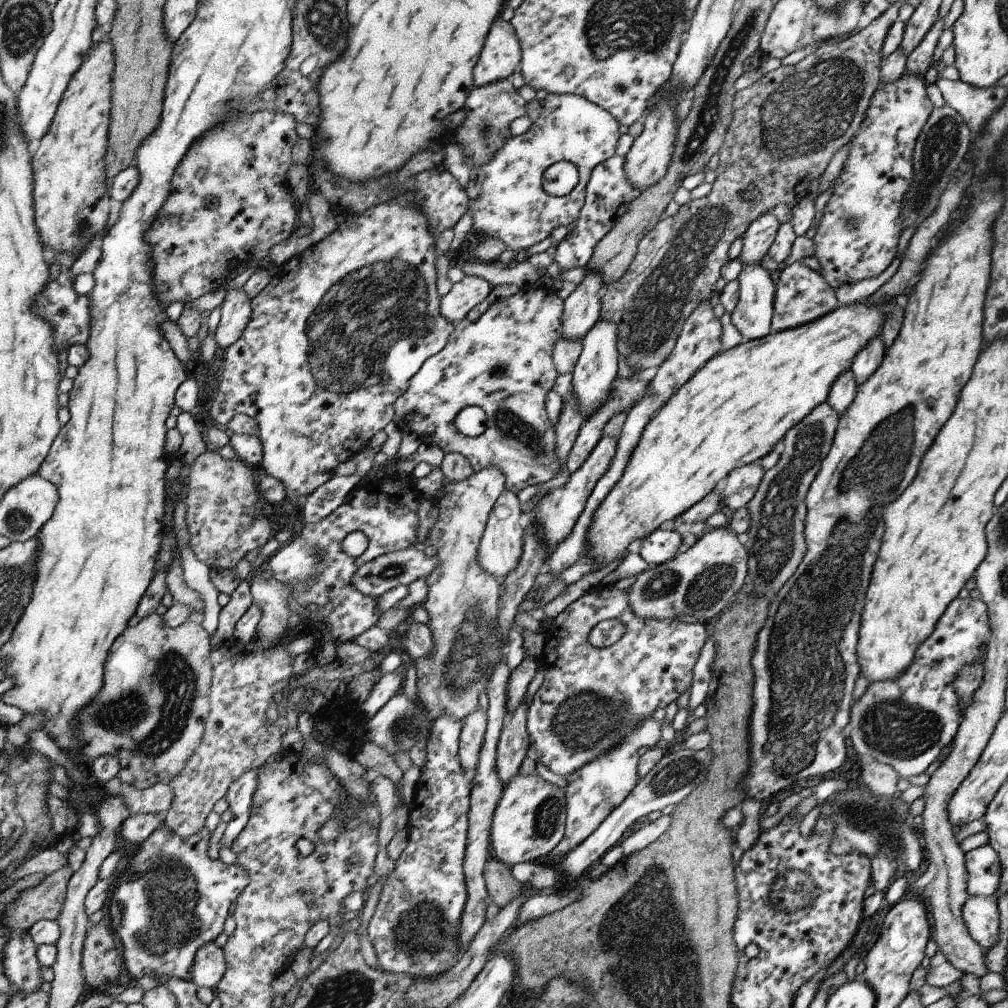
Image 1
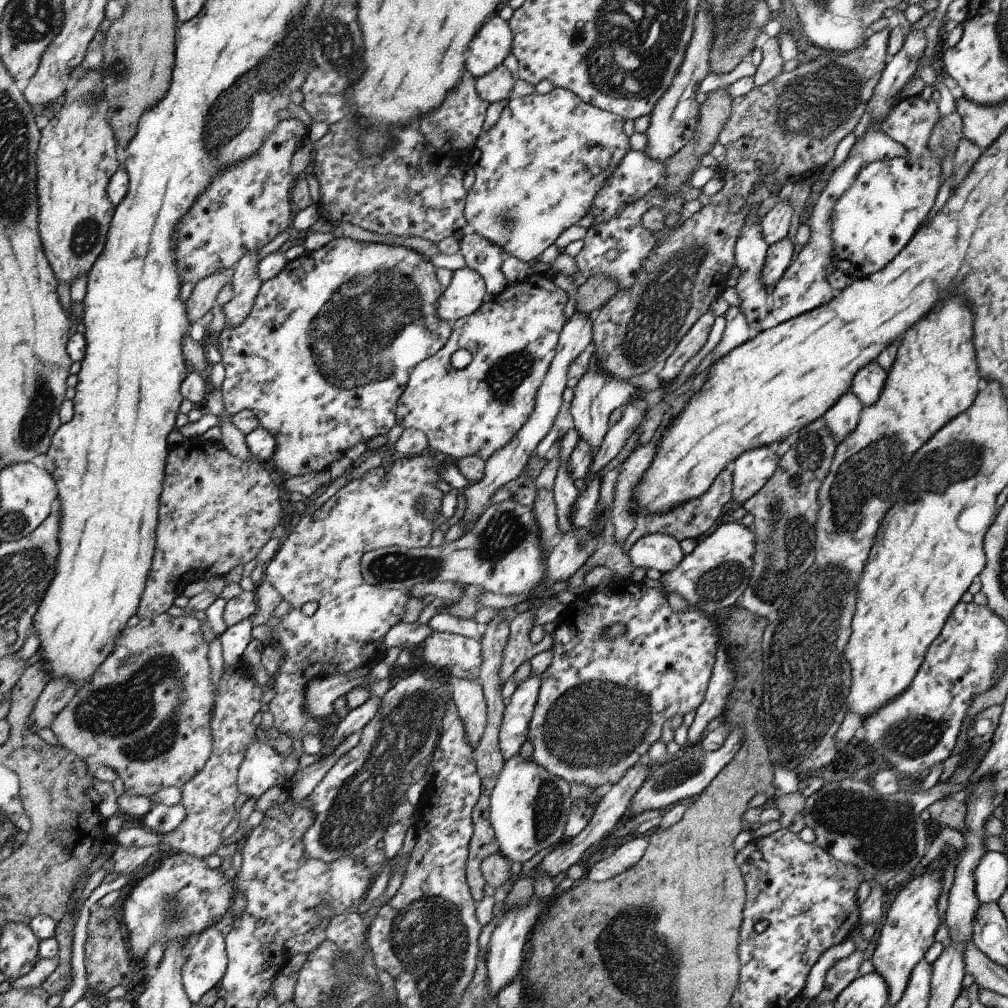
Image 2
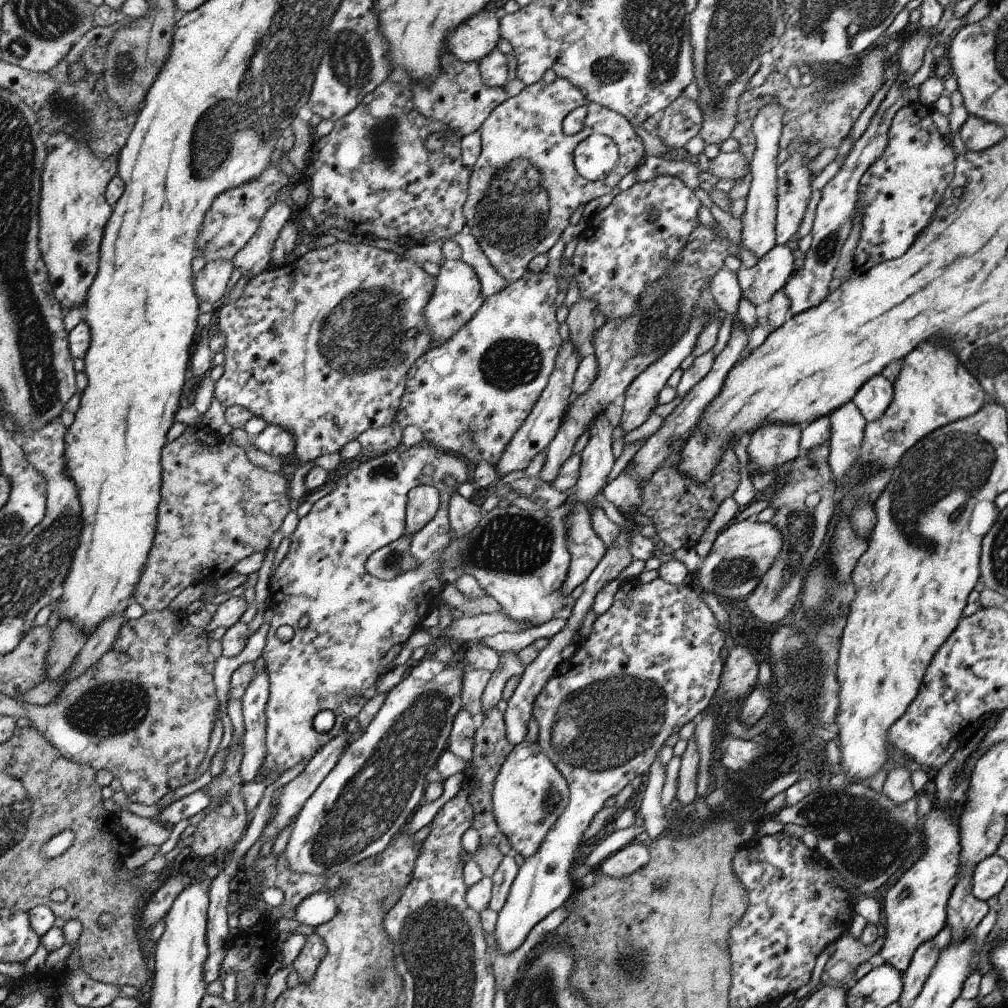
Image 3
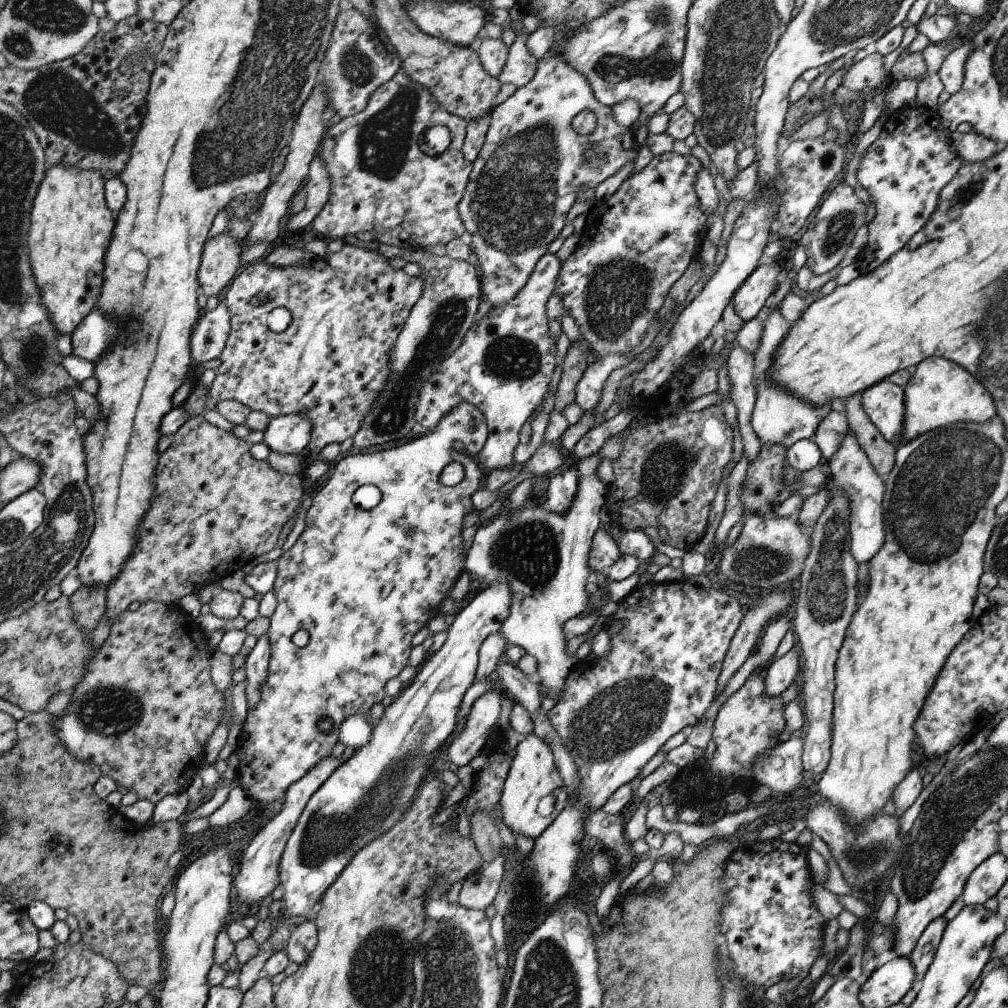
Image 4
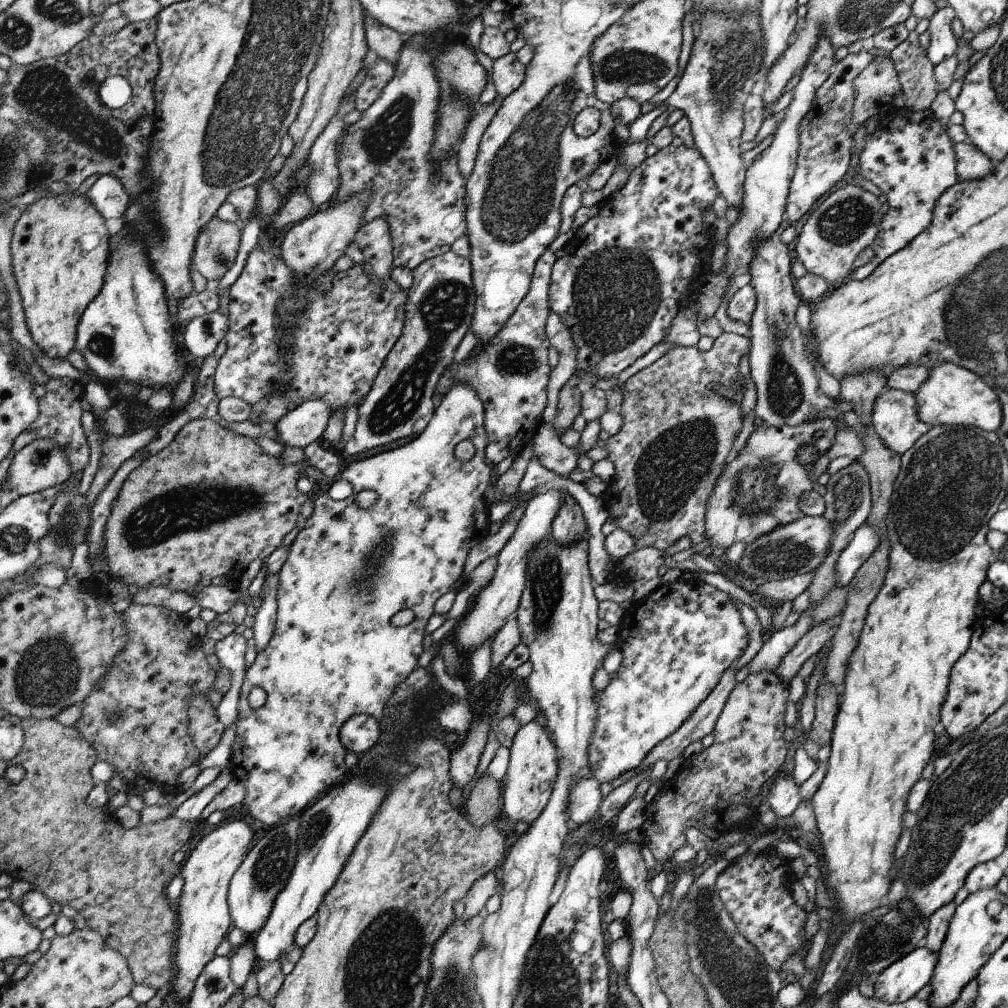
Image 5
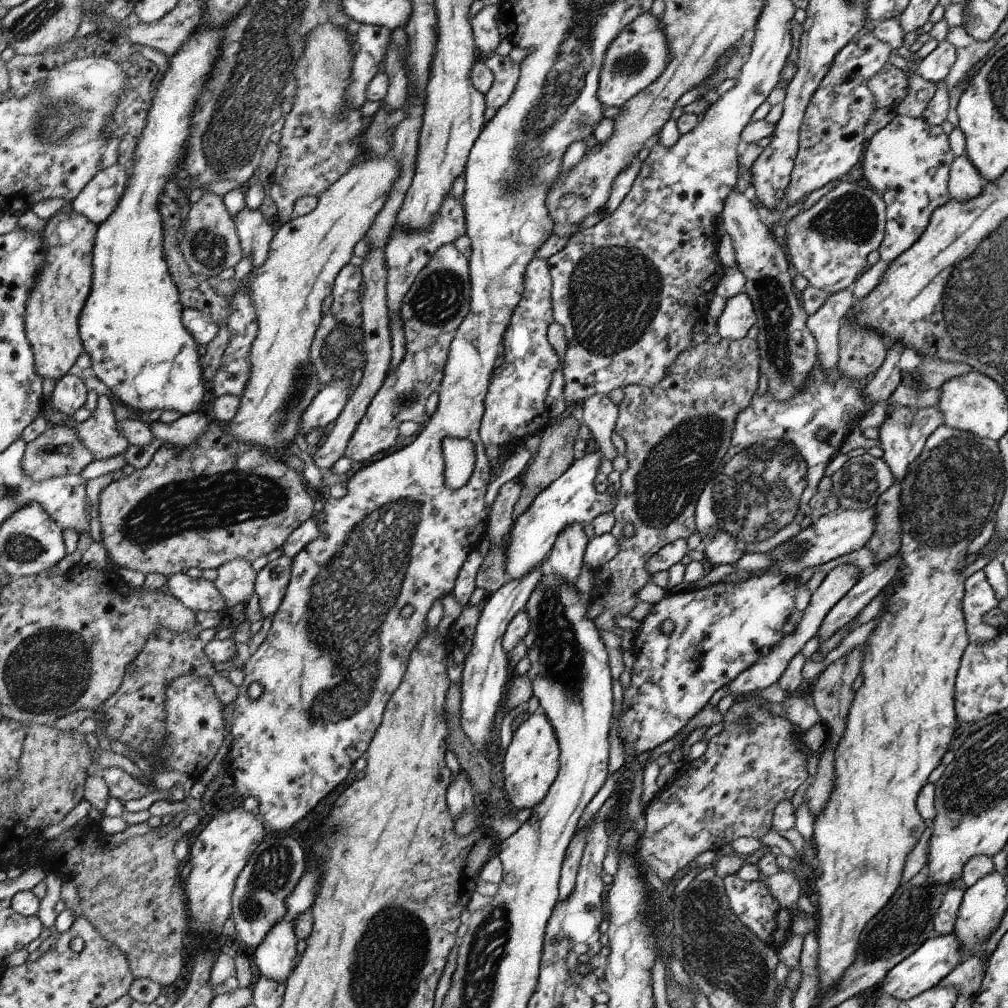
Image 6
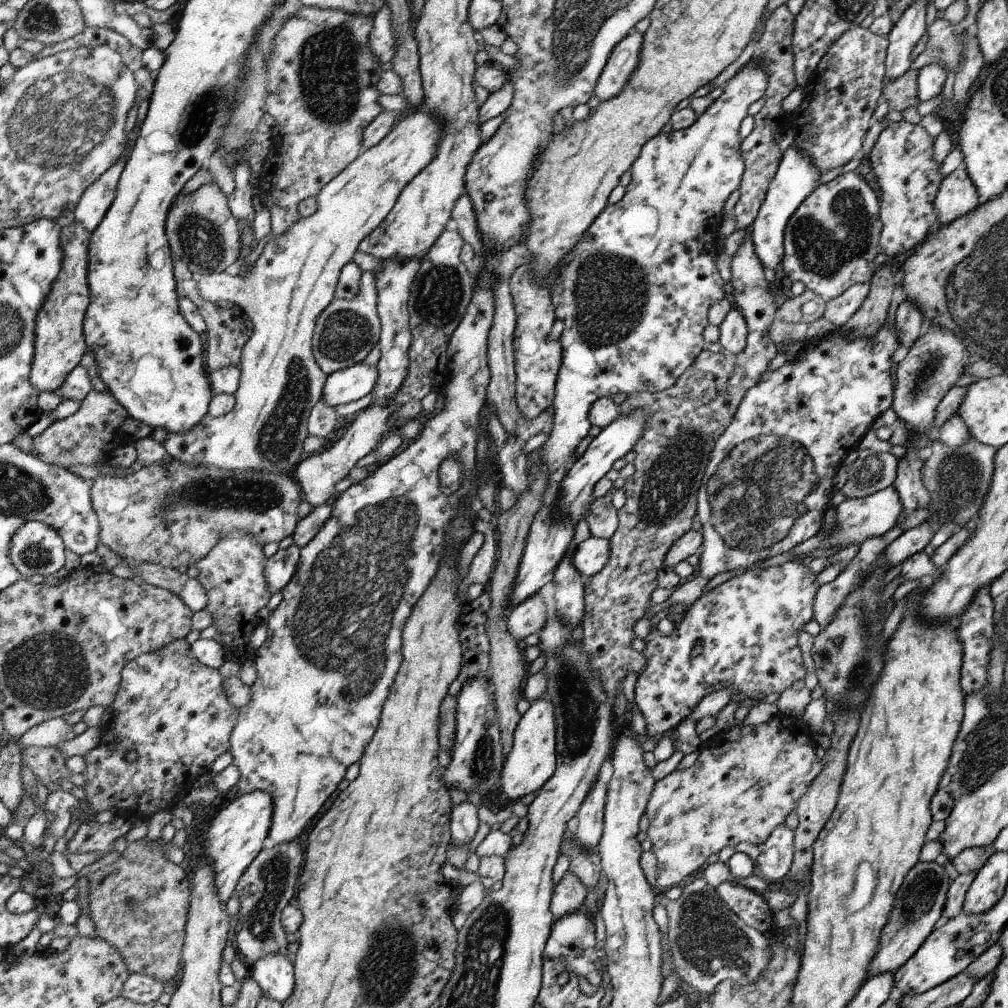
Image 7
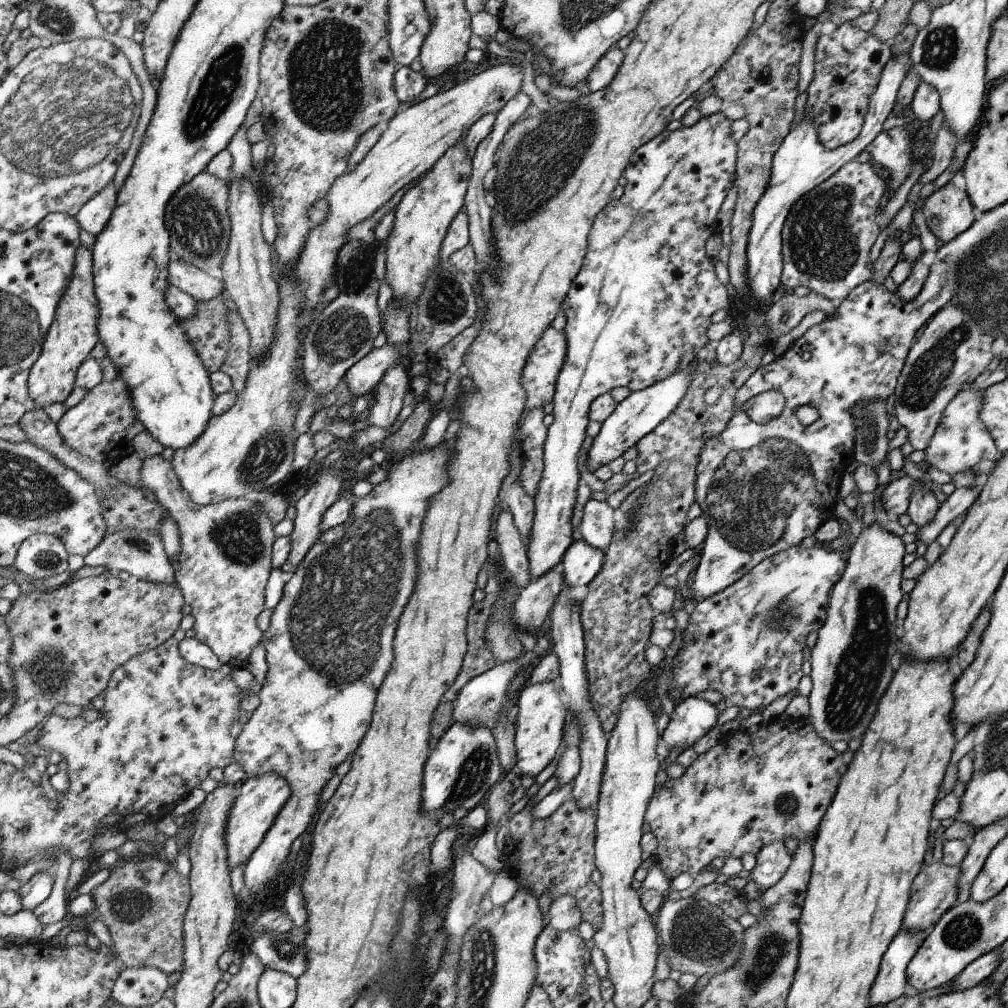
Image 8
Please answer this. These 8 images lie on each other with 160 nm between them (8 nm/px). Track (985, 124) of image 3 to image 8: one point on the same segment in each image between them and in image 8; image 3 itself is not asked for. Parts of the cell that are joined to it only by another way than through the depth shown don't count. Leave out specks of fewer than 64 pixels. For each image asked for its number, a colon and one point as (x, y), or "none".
4: (972, 147)
5: (972, 163)
6: (965, 181)
7: (957, 196)
8: (948, 210)

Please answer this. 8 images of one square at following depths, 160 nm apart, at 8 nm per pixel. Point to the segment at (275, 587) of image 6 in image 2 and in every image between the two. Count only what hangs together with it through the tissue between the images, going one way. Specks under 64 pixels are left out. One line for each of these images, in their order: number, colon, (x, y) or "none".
2: (263, 767)
3: (254, 700)
4: (256, 666)
5: (265, 618)

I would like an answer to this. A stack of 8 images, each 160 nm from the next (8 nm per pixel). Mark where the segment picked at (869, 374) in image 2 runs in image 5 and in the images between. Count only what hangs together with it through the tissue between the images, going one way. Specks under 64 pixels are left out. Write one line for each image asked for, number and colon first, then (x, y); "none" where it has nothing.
3: (873, 397)
4: (883, 403)
5: (895, 418)

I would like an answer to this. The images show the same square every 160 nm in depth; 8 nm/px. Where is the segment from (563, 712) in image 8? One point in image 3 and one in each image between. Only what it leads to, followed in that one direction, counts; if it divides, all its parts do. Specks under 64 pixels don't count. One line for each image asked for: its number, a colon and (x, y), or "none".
3: (529, 793)
4: (533, 775)
5: (533, 767)
6: (531, 763)
7: (531, 761)

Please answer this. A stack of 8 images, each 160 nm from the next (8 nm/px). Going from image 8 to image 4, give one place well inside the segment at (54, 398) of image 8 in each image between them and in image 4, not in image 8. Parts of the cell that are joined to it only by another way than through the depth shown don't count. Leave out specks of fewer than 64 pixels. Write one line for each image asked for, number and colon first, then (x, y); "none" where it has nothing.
4: (71, 224)
5: (60, 249)
6: (63, 286)
7: (60, 343)

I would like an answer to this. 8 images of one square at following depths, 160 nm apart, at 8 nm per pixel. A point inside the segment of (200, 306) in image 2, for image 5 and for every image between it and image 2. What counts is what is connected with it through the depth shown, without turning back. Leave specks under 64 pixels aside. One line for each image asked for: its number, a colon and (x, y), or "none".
3: (210, 284)
4: (221, 256)
5: (217, 246)

